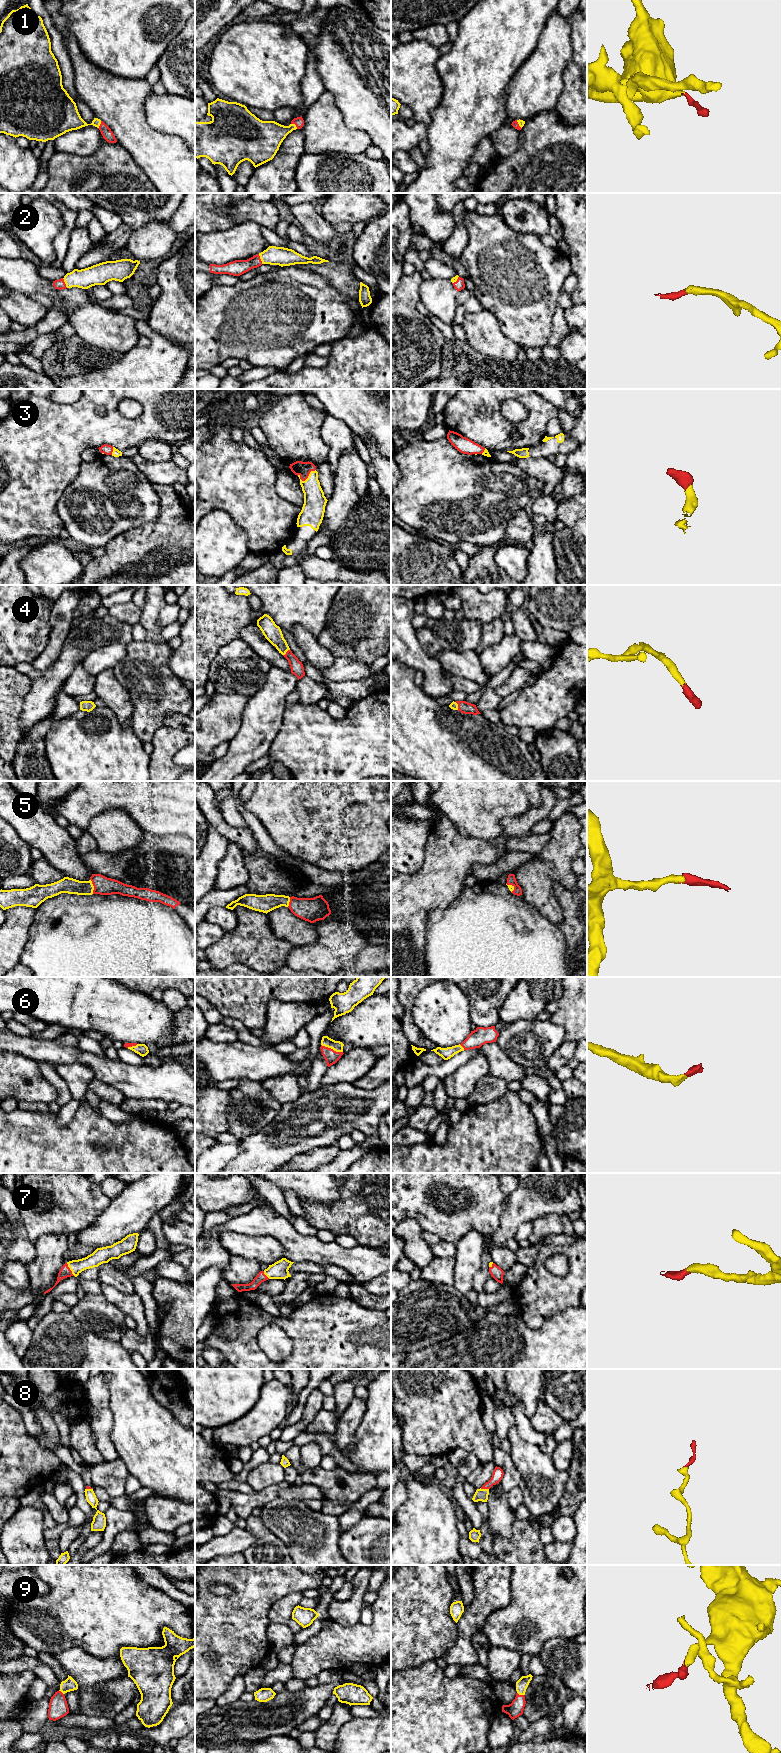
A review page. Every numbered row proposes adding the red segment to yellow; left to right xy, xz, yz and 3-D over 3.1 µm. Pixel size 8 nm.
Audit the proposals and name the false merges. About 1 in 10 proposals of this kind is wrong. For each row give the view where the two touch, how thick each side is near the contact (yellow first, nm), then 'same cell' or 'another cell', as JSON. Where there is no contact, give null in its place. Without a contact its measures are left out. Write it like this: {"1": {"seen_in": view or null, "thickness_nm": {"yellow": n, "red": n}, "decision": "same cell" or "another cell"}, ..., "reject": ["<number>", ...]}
{"1": {"seen_in": "xz", "thickness_nm": {"yellow": 260, "red": 80}, "decision": "same cell"}, "2": {"seen_in": "xy", "thickness_nm": {"yellow": 160, "red": 80}, "decision": "same cell"}, "3": {"seen_in": "xz", "thickness_nm": {"yellow": 180, "red": 120}, "decision": "same cell"}, "4": {"seen_in": "xz", "thickness_nm": {"yellow": 140, "red": 100}, "decision": "same cell"}, "5": {"seen_in": "xy", "thickness_nm": {"yellow": 130, "red": 140}, "decision": "same cell"}, "6": {"seen_in": "xz", "thickness_nm": {"yellow": 90, "red": 110}, "decision": "same cell"}, "7": {"seen_in": "xy", "thickness_nm": {"yellow": 120, "red": 90}, "decision": "same cell"}, "8": {"seen_in": "yz", "thickness_nm": {"yellow": 100, "red": 90}, "decision": "same cell"}, "9": {"seen_in": "yz", "thickness_nm": {"yellow": 100, "red": 120}, "decision": "same cell"}, "reject": []}

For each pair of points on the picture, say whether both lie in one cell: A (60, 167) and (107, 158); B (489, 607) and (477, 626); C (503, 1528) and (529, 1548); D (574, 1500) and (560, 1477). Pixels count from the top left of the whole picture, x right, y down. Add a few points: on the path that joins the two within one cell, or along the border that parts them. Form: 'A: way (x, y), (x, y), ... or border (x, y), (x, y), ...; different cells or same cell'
A: way (72, 167), (95, 167); same cell
B: border (465, 617), (471, 620), (478, 620), (483, 625); different cells
C: border (514, 1518), (511, 1536), (494, 1538); different cells
D: border (568, 1471), (564, 1494), (557, 1507); different cells

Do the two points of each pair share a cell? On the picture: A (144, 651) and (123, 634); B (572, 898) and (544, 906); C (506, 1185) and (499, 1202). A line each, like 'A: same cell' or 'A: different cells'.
A: different cells
B: different cells
C: different cells

